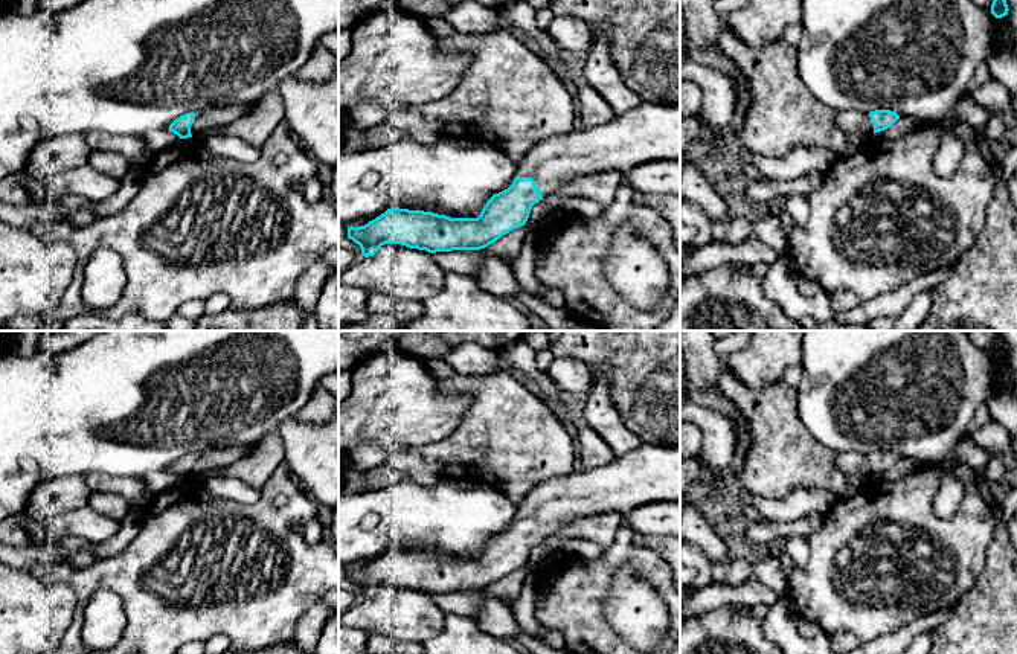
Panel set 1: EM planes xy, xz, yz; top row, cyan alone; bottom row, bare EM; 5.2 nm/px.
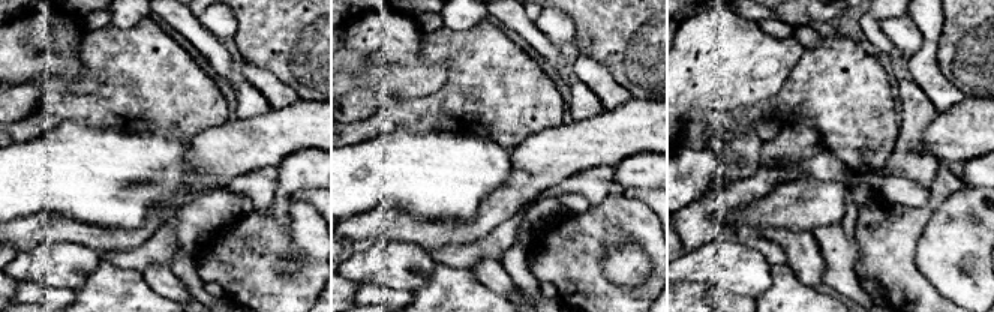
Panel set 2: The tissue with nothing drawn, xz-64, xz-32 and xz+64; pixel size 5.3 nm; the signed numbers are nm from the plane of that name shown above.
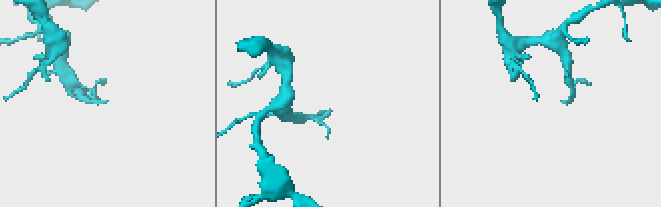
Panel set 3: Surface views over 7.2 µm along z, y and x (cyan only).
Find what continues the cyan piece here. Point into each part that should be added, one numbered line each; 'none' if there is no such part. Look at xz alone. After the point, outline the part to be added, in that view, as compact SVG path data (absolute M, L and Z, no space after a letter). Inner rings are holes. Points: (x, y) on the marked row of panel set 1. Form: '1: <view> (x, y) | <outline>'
1: xz (648, 131) | M642 102L599 127L549 137L528 151L517 175L532 178L543 197L558 200L563 189L581 175L599 171L627 174L650 160L680 160L680 105Z

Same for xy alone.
1: xy (212, 118) | M223 105L200 110L192 120L191 134L195 136L232 123L245 114L249 108L250 105Z

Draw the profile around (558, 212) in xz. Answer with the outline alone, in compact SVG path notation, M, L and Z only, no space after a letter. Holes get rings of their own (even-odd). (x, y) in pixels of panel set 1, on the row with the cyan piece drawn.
M557 204L557 206L540 221L540 224L531 232L531 235L532 235L534 239L537 241L538 236L540 236L540 230L541 230L543 227L550 227L553 223L563 221L566 216L570 216L570 215L572 215L572 213L570 213L566 207Z

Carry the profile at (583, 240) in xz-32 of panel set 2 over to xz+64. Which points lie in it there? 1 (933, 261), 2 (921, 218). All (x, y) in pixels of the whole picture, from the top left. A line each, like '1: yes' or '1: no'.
1: no
2: yes

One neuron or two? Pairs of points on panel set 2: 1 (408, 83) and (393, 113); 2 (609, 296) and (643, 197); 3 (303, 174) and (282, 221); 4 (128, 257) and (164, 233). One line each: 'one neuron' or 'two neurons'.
1: two neurons
2: two neurons
3: one neuron
4: one neuron

